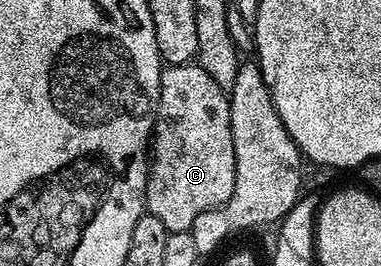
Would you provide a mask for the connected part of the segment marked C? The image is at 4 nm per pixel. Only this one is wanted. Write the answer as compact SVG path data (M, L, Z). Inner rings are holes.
M197 63L167 65L159 74L159 109L149 142L146 212L157 215L168 233L190 231L197 215L218 209L235 190L235 152L231 130L231 102L228 94Z

